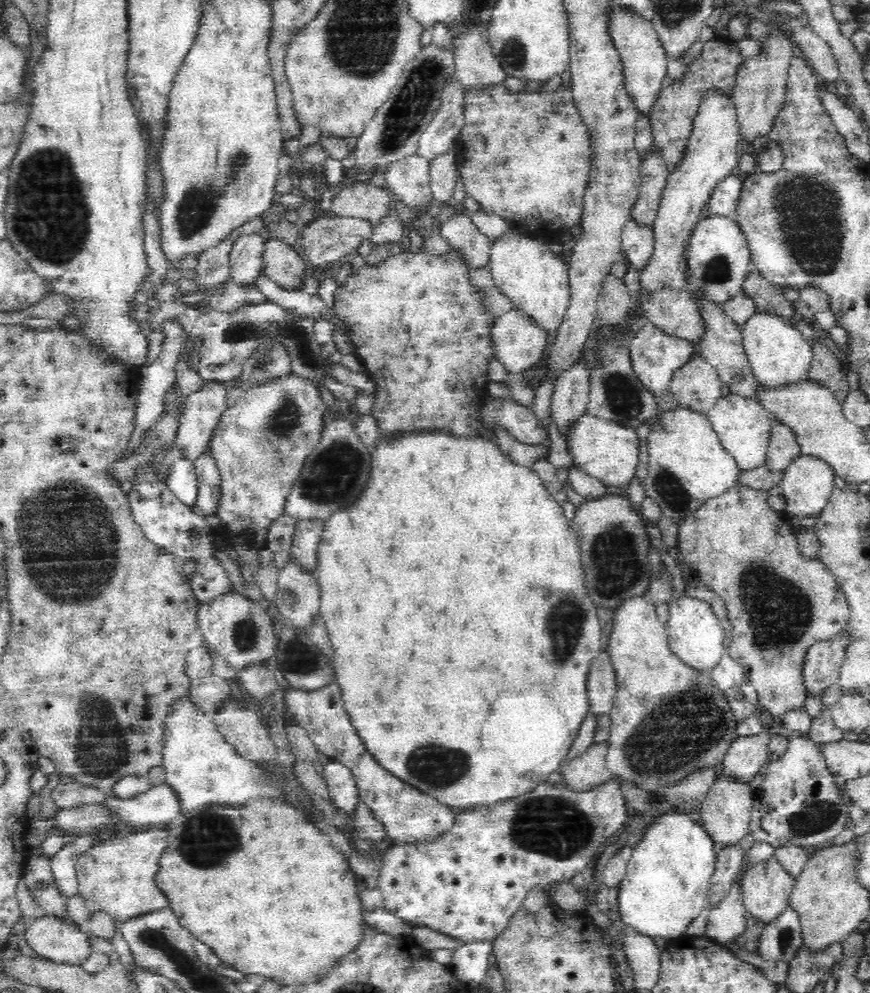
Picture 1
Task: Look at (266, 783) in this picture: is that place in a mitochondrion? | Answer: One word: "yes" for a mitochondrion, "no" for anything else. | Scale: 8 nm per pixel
yes

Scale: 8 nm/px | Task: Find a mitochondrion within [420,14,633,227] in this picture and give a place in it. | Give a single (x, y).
(512, 52)

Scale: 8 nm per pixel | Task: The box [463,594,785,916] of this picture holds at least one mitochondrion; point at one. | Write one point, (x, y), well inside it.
(688, 724)

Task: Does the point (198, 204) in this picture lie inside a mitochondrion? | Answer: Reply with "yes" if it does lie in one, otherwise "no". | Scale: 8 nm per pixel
yes

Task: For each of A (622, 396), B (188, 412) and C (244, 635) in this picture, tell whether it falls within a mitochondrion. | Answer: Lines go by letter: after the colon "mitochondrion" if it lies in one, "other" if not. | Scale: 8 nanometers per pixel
A: mitochondrion
B: other
C: mitochondrion

